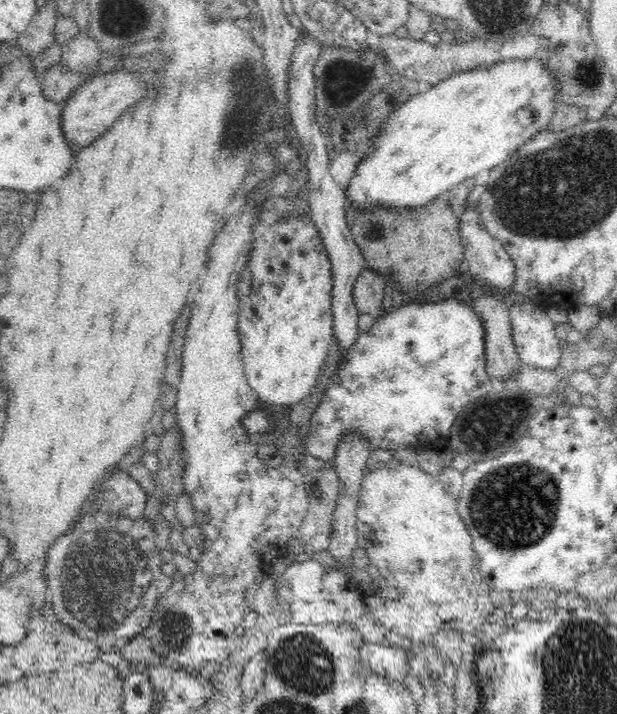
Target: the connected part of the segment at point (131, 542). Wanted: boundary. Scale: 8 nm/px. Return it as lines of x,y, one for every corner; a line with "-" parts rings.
95,508
85,511
74,526
59,536
47,550
47,583
52,591
52,609
62,625
72,629
78,637
91,638
105,652
121,652
133,639
148,628
152,611
158,608
160,598
170,590
175,580
162,574
162,555
154,544
153,524
143,517
132,520
125,516
111,517

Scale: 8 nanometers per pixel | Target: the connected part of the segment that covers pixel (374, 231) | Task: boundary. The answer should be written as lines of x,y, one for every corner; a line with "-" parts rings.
443,195
430,200
422,208
374,208
374,210
357,210
357,208
348,207
347,221
352,231
354,241
367,264
367,268
385,275
390,282
399,282
402,290
428,290
432,284
440,285
452,277
456,270
460,268
465,259
462,245
462,238
459,231
459,217
449,207
448,201

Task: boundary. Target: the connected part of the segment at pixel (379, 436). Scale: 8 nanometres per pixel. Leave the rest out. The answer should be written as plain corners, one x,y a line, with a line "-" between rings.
446,298
442,301
434,301
433,303
424,303
424,301
421,301
421,303
416,302
402,305
398,308
395,307
390,314
375,321
367,331
360,331
360,336
356,338
354,344
352,344
352,348
346,350
346,353
343,354
339,367
335,371
334,378
331,380
331,385
326,388
326,393
319,402
317,410
312,414
309,431
305,440
307,454
321,458
324,461
332,461
341,436
345,435
348,431
356,431
356,433
362,433
370,441
372,450
383,448
397,452
404,447
414,447
422,460
433,459
435,454
440,452
440,450
448,448
447,440
450,436
450,429
453,427
452,424
454,424
456,414
468,402
472,402
472,400
476,400
476,398
486,396
488,392
492,392
491,378
485,366
485,332
483,324
477,312
474,312
474,309
466,301

